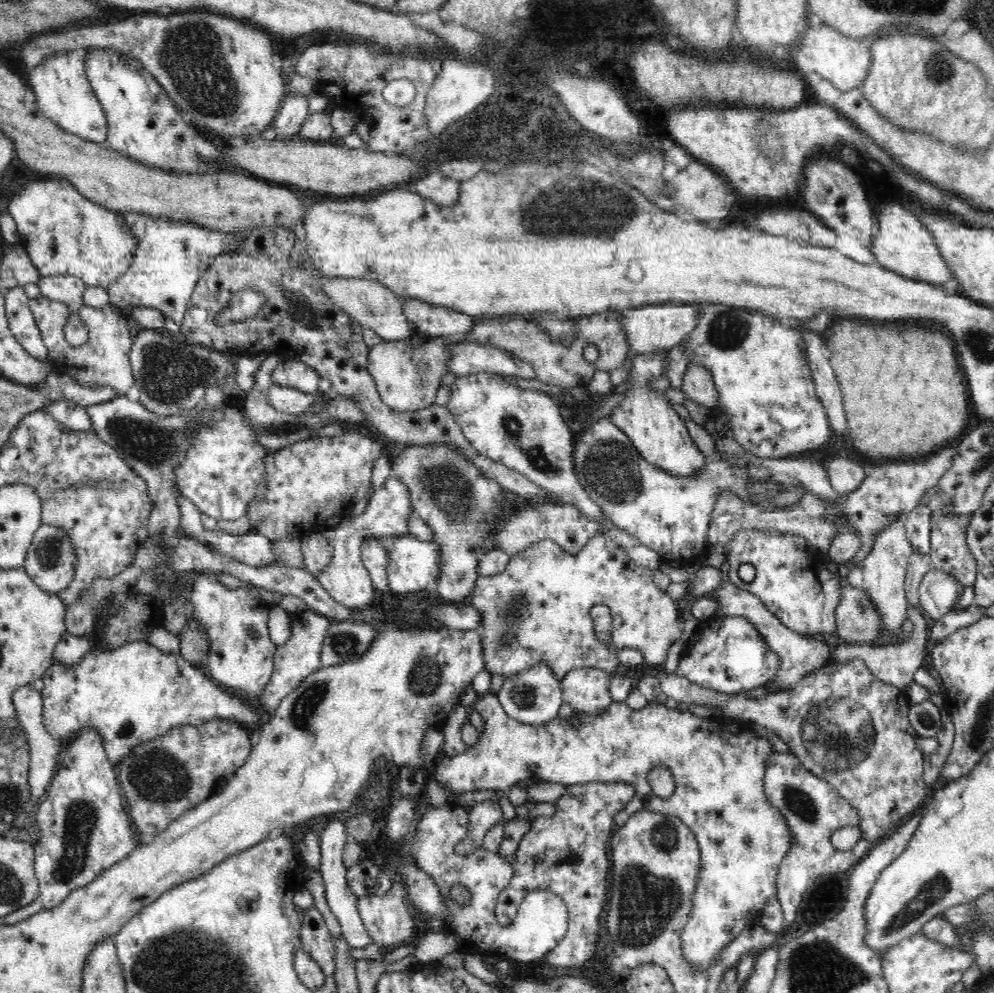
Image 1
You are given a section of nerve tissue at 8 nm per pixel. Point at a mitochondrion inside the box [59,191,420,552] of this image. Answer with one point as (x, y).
(168, 375)

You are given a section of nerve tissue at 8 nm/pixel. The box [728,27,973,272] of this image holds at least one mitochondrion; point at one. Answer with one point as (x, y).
(939, 69)

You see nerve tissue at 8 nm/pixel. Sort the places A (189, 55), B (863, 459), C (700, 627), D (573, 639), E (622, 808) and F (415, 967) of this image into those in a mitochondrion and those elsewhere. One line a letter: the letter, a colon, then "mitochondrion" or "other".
A: mitochondrion
B: other
C: other
D: other
E: other
F: other

